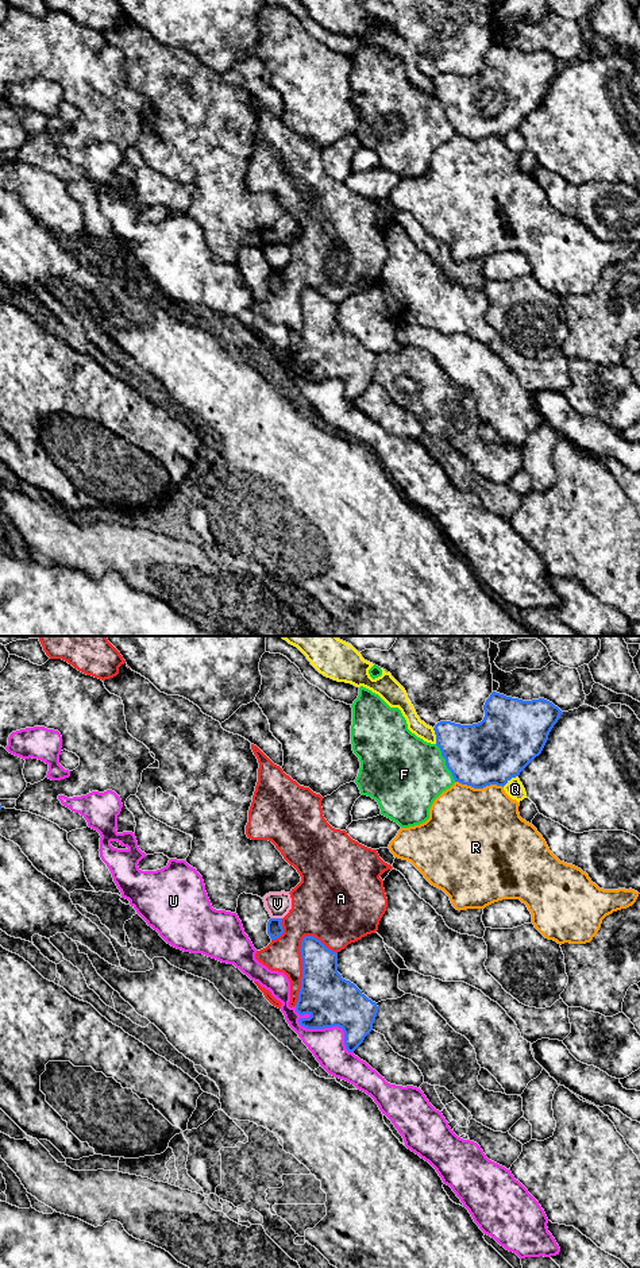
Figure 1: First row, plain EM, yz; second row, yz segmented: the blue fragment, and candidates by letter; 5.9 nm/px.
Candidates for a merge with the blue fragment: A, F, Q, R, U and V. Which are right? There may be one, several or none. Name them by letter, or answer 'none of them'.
none of them

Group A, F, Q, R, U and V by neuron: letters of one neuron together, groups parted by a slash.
A / F / Q / R / U / V

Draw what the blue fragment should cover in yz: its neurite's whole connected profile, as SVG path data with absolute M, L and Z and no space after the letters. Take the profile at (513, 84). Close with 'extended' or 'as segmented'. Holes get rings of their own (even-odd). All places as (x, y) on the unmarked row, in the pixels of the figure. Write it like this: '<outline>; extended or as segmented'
M493 43L483 57L485 69L473 77L440 73L435 77L436 97L455 134L483 140L505 138L541 105L551 81L563 65L552 54L539 50L523 53Z; as segmented

